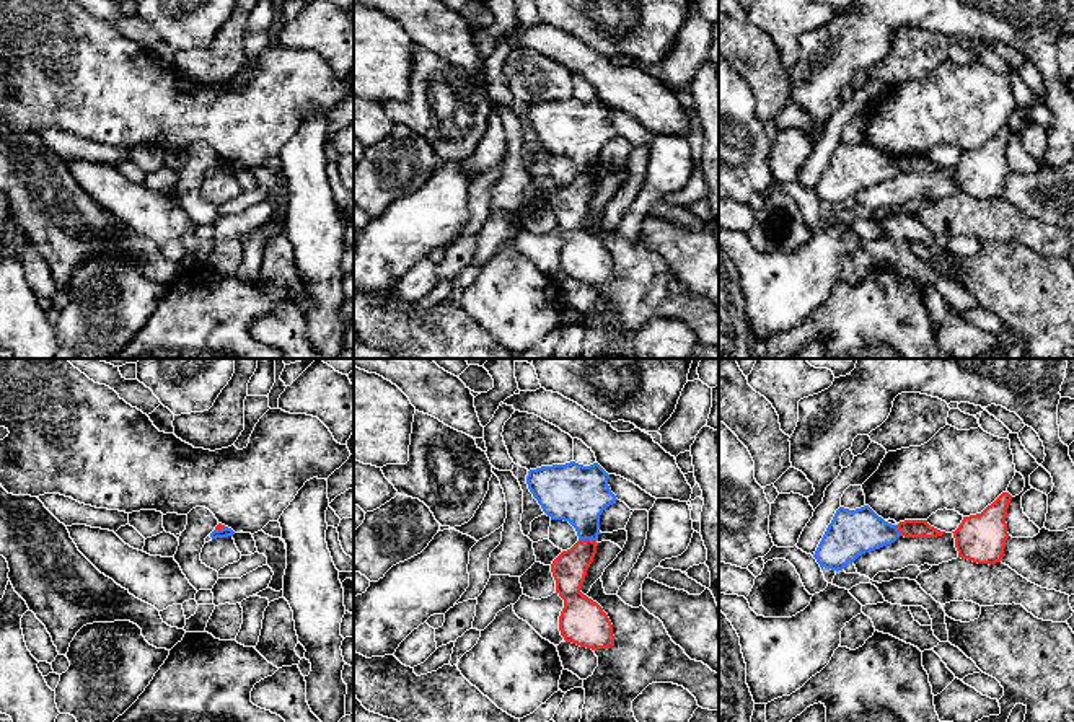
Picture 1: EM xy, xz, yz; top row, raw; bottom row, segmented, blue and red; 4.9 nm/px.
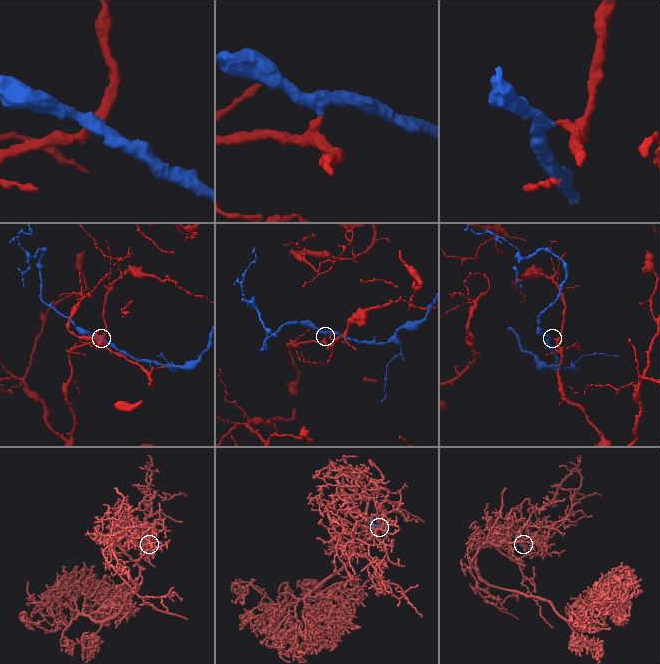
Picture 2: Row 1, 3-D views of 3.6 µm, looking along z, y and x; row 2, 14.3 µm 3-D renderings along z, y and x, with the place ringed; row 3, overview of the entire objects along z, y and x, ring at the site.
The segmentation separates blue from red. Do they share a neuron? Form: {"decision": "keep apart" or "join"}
{"decision": "keep apart"}

